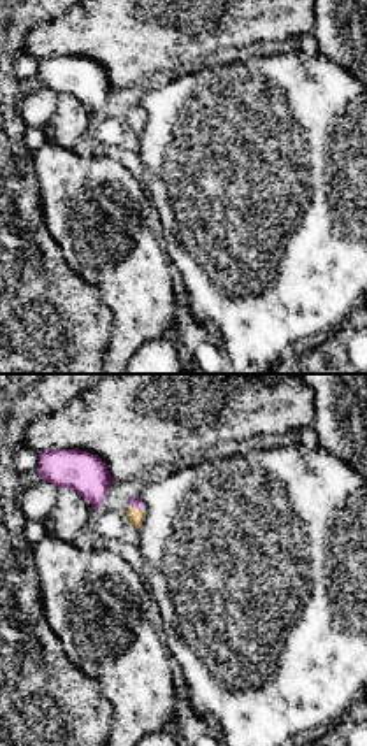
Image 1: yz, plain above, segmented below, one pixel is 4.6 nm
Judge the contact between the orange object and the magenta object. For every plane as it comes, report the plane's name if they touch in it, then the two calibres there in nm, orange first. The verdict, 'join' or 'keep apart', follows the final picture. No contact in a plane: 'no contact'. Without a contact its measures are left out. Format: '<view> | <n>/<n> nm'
yz | 80/60 nm

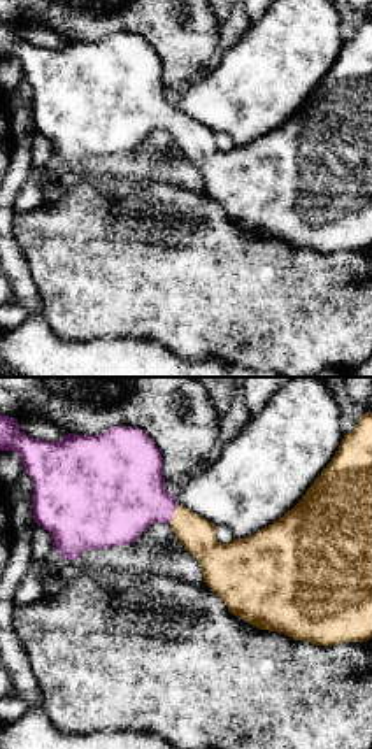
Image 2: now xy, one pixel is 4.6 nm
xy | 160/380 nm

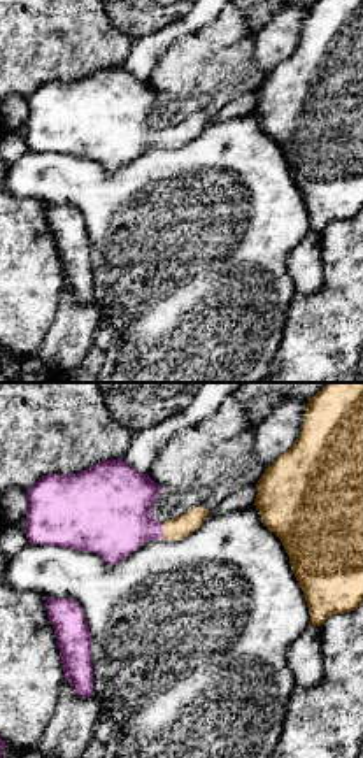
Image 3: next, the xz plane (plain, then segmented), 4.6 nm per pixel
xz | 100/380 nm

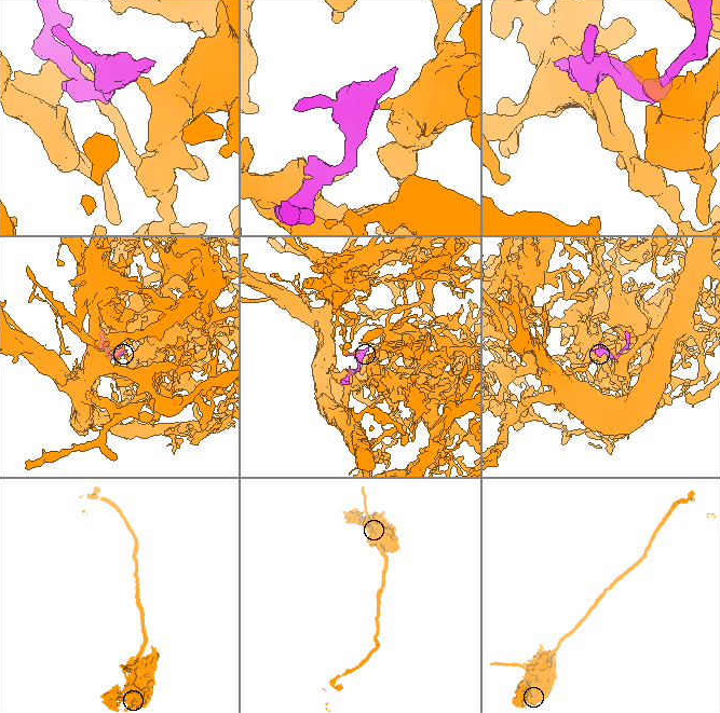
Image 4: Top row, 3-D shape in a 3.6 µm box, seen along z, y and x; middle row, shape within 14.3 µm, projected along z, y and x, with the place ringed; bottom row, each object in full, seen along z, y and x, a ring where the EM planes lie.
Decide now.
join

